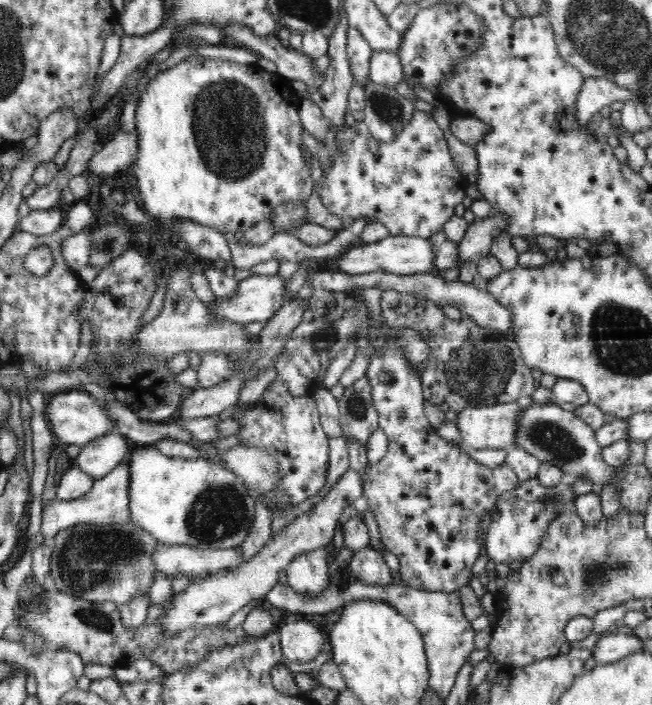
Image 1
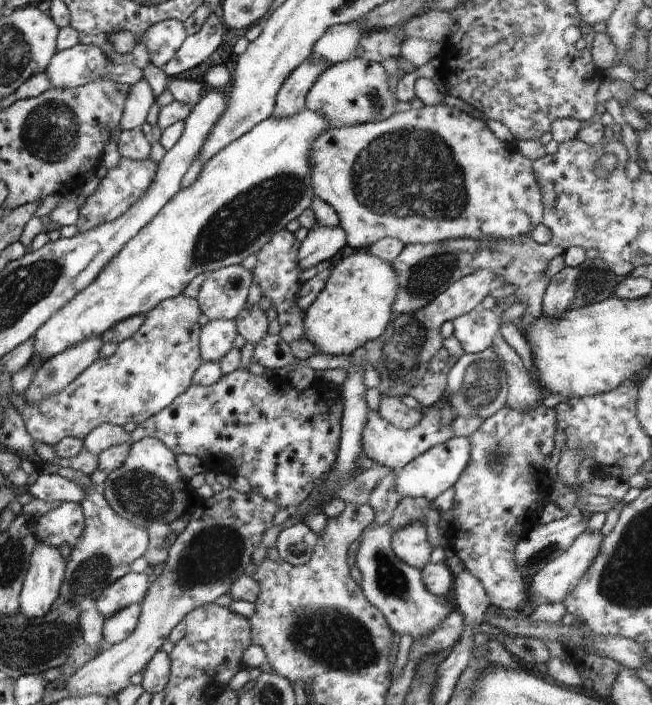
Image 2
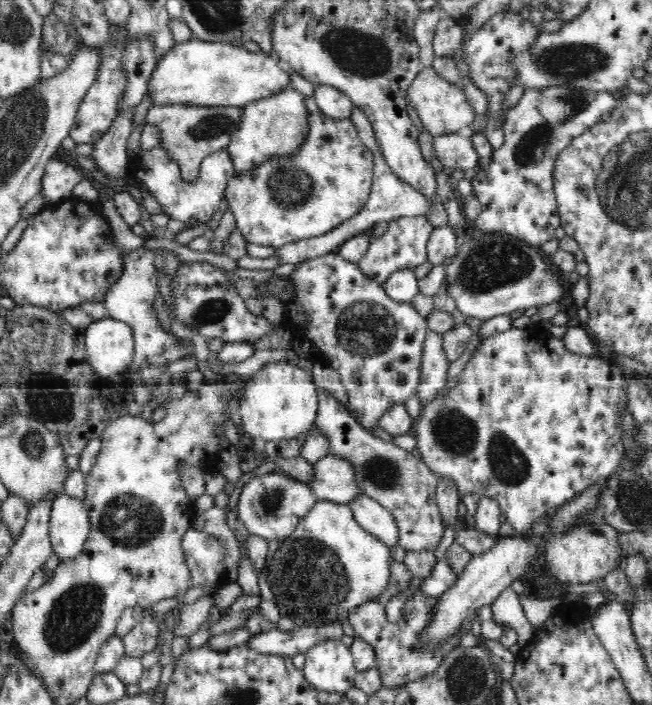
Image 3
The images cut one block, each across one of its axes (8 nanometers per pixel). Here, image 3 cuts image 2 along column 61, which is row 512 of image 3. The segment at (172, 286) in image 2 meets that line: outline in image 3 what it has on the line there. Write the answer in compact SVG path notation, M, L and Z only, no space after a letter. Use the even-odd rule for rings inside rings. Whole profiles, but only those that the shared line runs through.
M317 501L290 536L268 540L266 564L259 574L260 595L263 600L276 603L281 616L291 618L296 627L344 621L360 604L376 600L388 588L390 560L390 547L356 522L349 504Z

